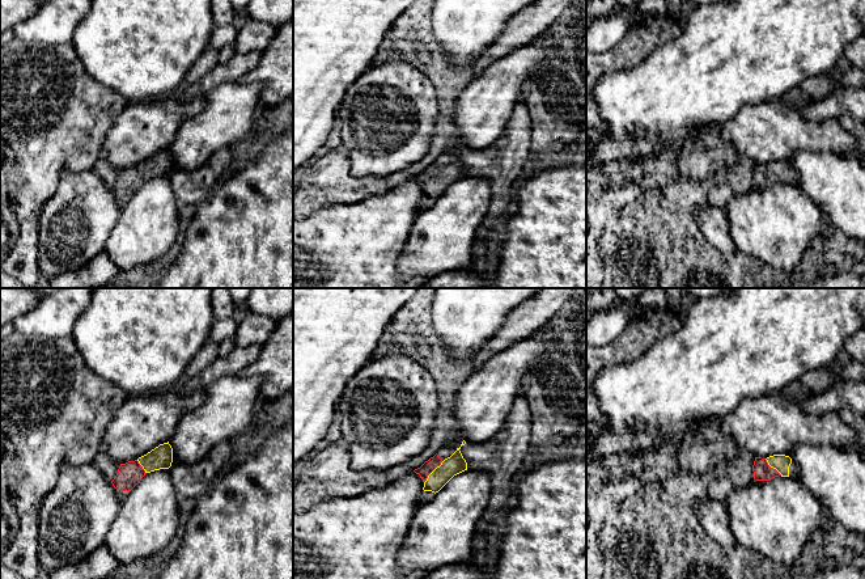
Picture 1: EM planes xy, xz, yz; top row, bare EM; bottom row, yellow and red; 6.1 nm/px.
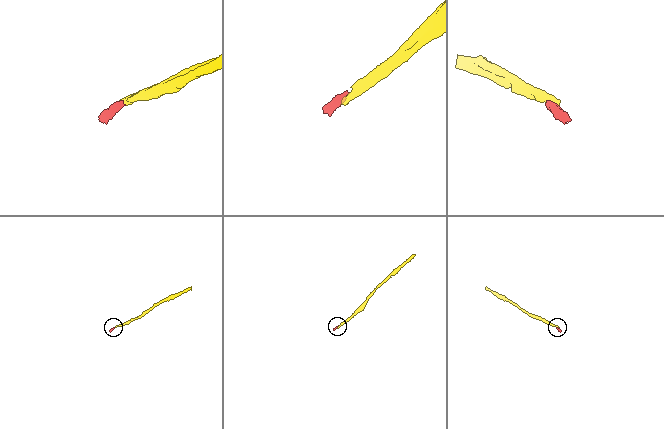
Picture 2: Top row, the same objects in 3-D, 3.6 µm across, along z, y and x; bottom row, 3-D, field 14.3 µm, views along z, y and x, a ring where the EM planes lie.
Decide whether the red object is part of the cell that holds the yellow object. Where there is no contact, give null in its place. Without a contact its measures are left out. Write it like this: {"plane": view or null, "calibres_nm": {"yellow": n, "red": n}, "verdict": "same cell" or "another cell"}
{"plane": "xz", "calibres_nm": {"yellow": 120, "red": 80}, "verdict": "same cell"}

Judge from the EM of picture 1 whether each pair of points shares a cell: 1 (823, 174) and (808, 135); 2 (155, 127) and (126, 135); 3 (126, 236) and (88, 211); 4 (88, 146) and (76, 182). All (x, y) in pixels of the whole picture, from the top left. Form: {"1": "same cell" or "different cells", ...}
{"1": "different cells", "2": "same cell", "3": "different cells", "4": "different cells"}

